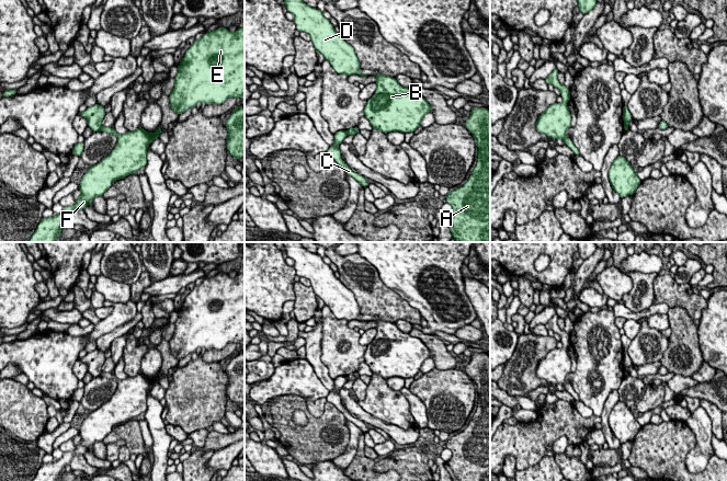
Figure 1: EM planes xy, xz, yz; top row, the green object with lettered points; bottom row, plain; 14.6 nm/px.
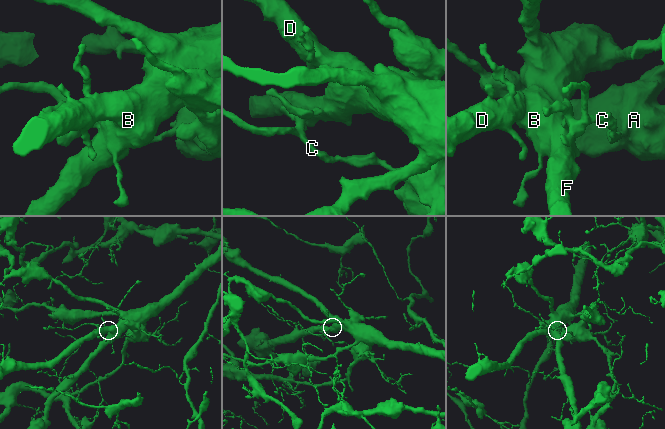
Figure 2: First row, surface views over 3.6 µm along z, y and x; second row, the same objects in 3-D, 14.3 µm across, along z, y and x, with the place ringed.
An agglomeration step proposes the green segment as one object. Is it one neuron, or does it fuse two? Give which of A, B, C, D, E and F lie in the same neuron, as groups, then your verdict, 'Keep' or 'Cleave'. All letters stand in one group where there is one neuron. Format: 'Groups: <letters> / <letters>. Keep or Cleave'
Groups: A C / B D E F. Cleave

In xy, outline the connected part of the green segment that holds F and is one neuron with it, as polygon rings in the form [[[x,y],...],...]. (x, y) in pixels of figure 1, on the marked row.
[[[160,125],[154,134],[146,131],[141,126],[123,135],[117,134],[112,127],[102,126],[100,130],[117,137],[114,149],[84,173],[79,185],[80,197],[76,199],[75,206],[64,207],[59,215],[42,218],[27,242],[54,242],[75,209],[84,210],[95,197],[103,196],[114,181],[136,173],[147,165],[148,146],[159,138],[162,131]]]

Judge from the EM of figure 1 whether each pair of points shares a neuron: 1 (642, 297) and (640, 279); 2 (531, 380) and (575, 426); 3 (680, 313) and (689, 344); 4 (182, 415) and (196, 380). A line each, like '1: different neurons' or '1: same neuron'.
1: same neuron
2: different neurons
3: same neuron
4: same neuron

